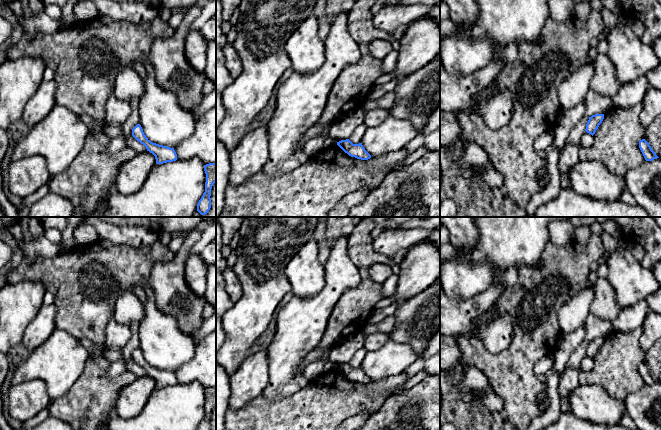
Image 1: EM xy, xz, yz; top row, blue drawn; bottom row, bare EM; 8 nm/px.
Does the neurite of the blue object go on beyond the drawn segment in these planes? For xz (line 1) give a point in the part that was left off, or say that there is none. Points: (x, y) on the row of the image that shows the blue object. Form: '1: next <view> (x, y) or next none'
1: next none

